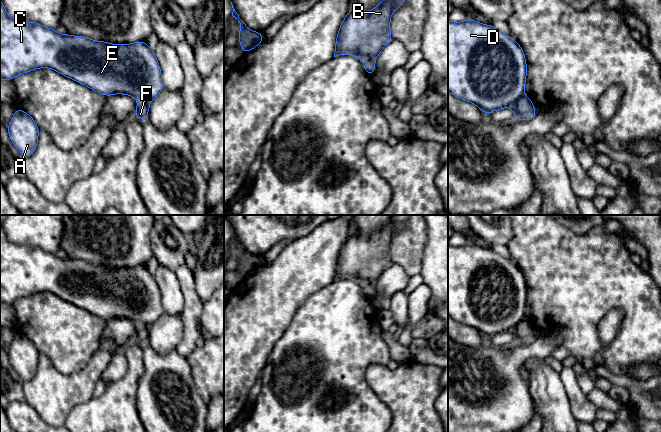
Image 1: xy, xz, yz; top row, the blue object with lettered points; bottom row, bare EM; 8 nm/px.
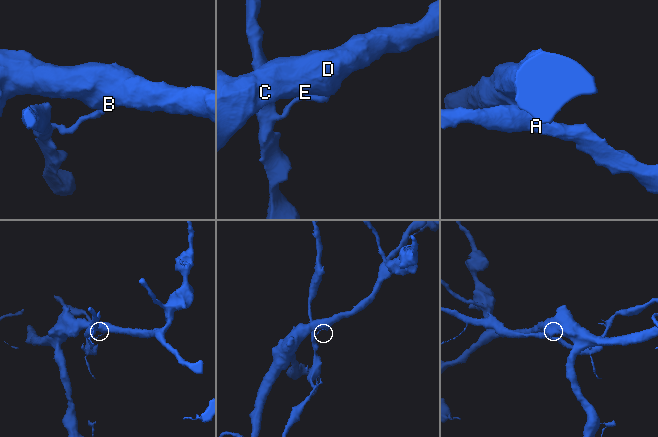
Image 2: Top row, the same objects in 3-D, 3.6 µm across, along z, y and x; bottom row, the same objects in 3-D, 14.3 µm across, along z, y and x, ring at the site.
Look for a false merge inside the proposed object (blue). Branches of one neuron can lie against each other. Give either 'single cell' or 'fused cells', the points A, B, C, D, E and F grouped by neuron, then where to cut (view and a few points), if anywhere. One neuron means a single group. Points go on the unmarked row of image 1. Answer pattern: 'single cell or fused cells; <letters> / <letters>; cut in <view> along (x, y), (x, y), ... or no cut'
fused cells; A F / B C D E; cut in yz along (523, 318), (511, 330)

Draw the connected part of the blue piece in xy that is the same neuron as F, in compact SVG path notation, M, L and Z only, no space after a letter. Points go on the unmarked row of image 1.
M145 324L138 325L134 341L140 344L147 343L149 338L149 331L150 331L149 325L145 325Z

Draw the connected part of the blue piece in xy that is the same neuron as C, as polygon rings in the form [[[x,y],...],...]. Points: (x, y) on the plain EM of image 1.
[[[0,223],[0,304],[12,305],[17,299],[39,292],[53,293],[105,321],[123,318],[132,320],[138,325],[151,326],[164,314],[159,286],[147,266],[109,268],[106,265],[95,265],[85,260],[60,258],[55,253],[47,252],[38,246],[19,245],[11,242]]]

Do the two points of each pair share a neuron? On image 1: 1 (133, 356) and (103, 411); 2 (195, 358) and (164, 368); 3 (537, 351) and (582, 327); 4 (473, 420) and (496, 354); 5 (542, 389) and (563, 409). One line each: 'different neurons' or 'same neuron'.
1: same neuron
2: different neurons
3: different neurons
4: same neuron
5: same neuron

